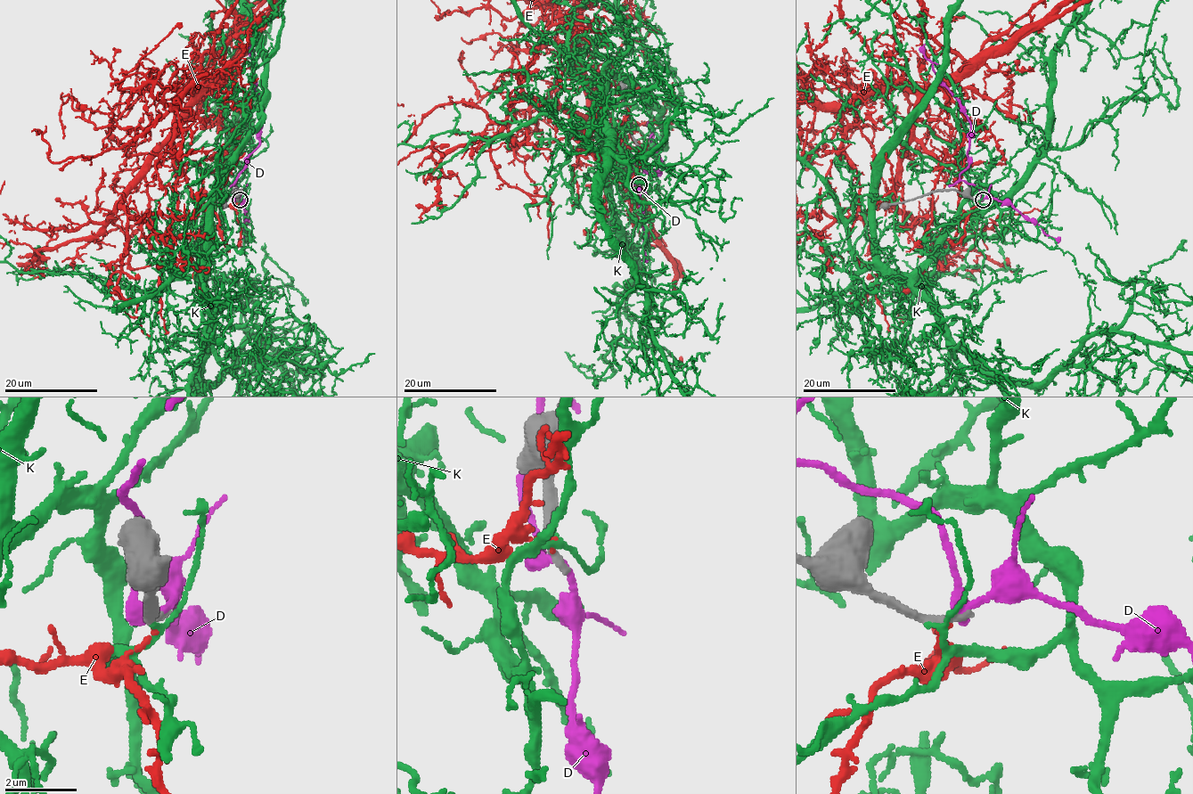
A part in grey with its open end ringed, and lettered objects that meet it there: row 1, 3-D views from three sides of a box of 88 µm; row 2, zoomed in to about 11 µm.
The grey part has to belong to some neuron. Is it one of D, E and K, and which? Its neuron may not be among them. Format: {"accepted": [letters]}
{"accepted": []}

